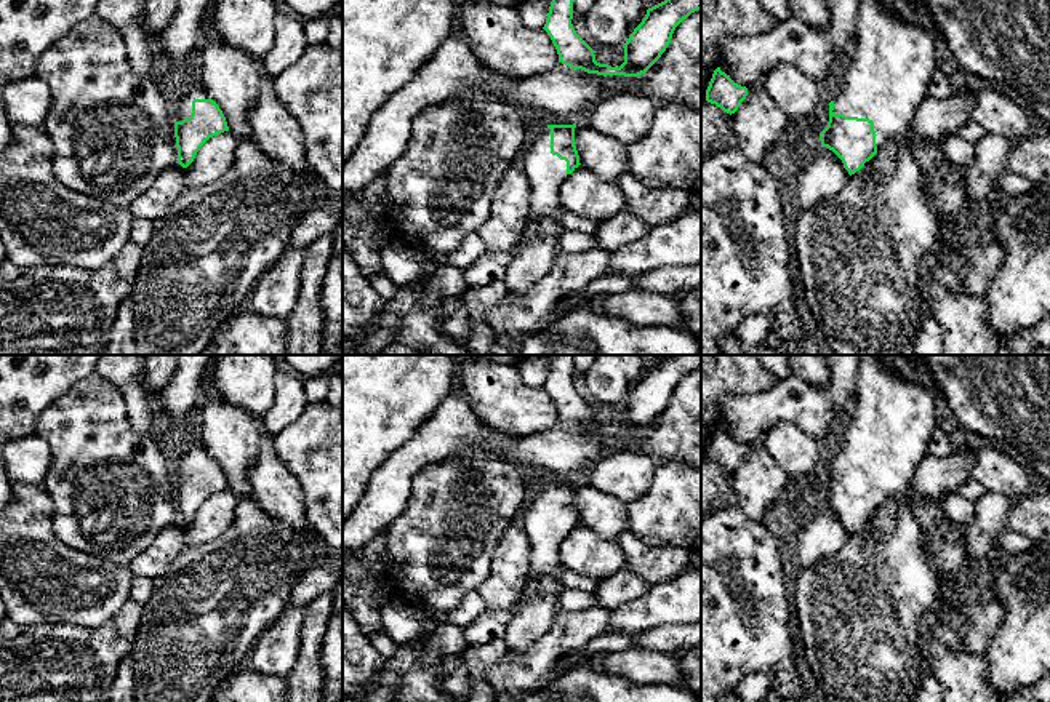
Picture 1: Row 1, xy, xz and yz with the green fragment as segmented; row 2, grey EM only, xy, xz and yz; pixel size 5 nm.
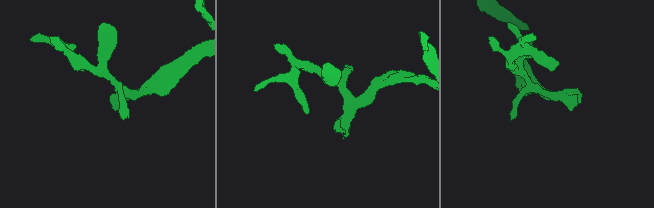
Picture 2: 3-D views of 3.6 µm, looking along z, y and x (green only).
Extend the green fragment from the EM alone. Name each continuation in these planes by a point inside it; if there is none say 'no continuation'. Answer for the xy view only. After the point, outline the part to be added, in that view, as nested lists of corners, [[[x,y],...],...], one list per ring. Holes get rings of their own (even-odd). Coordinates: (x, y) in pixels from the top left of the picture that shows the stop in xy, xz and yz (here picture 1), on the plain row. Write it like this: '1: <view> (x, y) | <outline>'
1: xy (181, 464) | [[[197,429],[187,432],[186,440],[179,446],[179,449],[173,454],[171,461],[173,480],[182,480],[186,475],[190,475],[194,457],[210,457],[208,451],[203,448],[197,435]]]

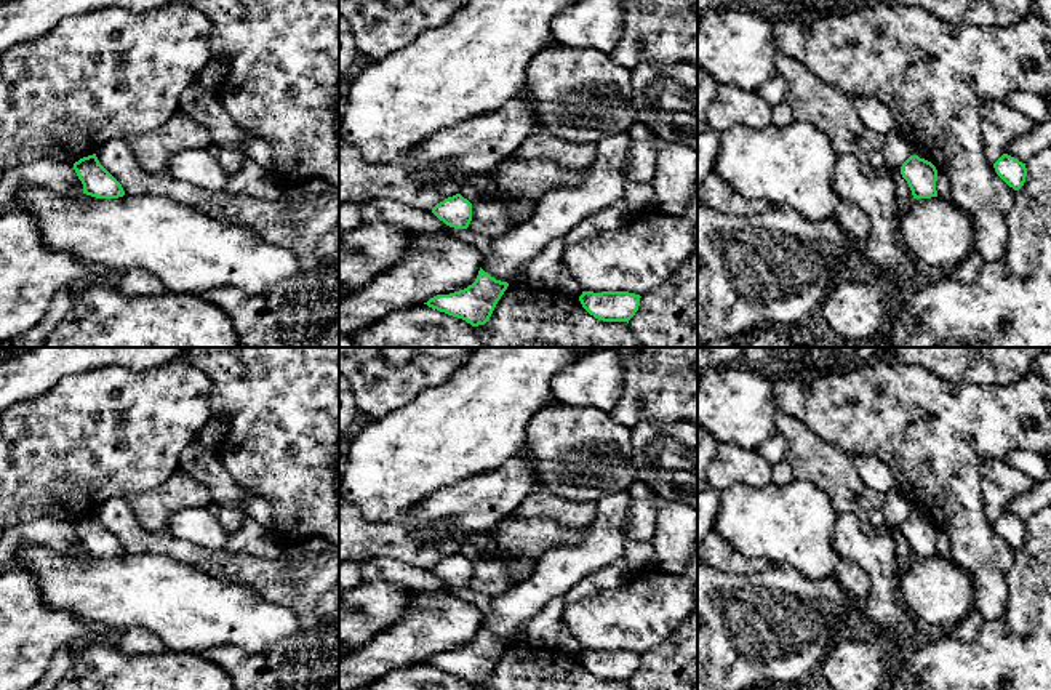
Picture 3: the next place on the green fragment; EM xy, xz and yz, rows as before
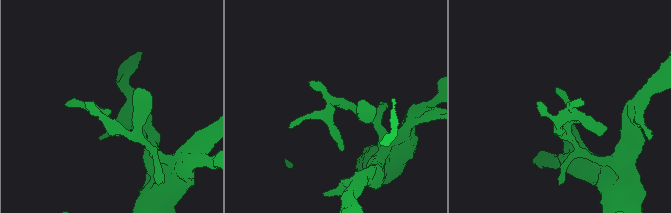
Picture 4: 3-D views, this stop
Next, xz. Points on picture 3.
no continuation

